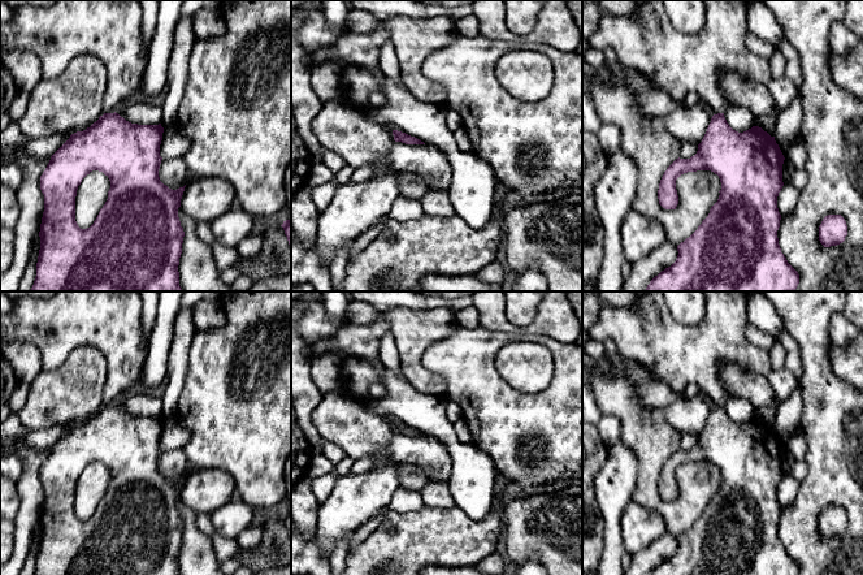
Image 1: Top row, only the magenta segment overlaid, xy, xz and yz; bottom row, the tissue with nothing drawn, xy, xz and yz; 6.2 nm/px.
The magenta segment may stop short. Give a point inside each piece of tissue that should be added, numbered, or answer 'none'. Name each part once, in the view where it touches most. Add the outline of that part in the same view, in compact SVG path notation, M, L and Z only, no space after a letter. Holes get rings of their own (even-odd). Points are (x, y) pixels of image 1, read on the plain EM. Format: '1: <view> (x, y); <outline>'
none

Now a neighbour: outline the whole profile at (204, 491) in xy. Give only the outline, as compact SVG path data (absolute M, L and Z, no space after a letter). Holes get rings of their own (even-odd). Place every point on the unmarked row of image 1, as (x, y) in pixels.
M191 468L187 474L181 498L196 514L212 514L231 501L234 479L222 470Z

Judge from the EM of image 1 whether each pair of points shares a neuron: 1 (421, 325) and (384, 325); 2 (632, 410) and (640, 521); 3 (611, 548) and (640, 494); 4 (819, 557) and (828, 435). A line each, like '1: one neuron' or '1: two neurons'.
1: two neurons
2: two neurons
3: two neurons
4: one neuron

